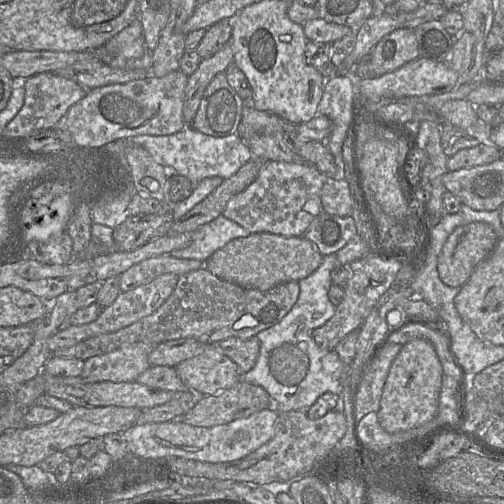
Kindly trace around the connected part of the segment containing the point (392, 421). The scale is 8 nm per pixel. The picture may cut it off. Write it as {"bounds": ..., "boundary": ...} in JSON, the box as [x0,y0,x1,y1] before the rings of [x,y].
{"bounds":[377,339,443,433],"boundary":[[[415,339],[404,344],[392,363],[377,411],[383,429],[398,433],[430,422],[438,411],[442,379],[443,366],[431,342]]]}

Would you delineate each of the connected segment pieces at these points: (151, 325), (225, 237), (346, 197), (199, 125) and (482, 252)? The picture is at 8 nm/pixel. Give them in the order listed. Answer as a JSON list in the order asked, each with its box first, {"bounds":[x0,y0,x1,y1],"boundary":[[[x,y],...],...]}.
[{"bounds":[51,266,299,361],"boundary":[[[204,266],[179,276],[173,293],[151,315],[116,332],[97,335],[57,350],[51,356],[85,361],[90,357],[112,352],[124,343],[159,345],[169,340],[193,338],[204,344],[217,345],[229,337],[250,338],[278,324],[296,303],[299,291],[297,281],[286,282],[267,291],[243,288],[221,280]]]},{"bounds":[169,214,250,263],"boundary":[[[221,214],[199,227],[193,233],[193,240],[189,246],[173,250],[169,255],[205,263],[214,252],[224,247],[228,242],[236,238],[247,237],[250,234],[247,229]]]},{"bounds":[321,176,353,216],"boundary":[[[327,176],[321,190],[323,212],[337,216],[352,216],[353,198],[348,182],[339,176]]]},{"bounds":[192,72,244,137],"boundary":[[[225,72],[218,73],[203,93],[192,127],[215,137],[237,134],[244,107],[244,100],[229,85]]]},{"bounds":[438,222,498,287],"boundary":[[[472,222],[455,228],[438,257],[442,282],[450,287],[462,287],[497,242],[498,235],[489,224]]]}]

